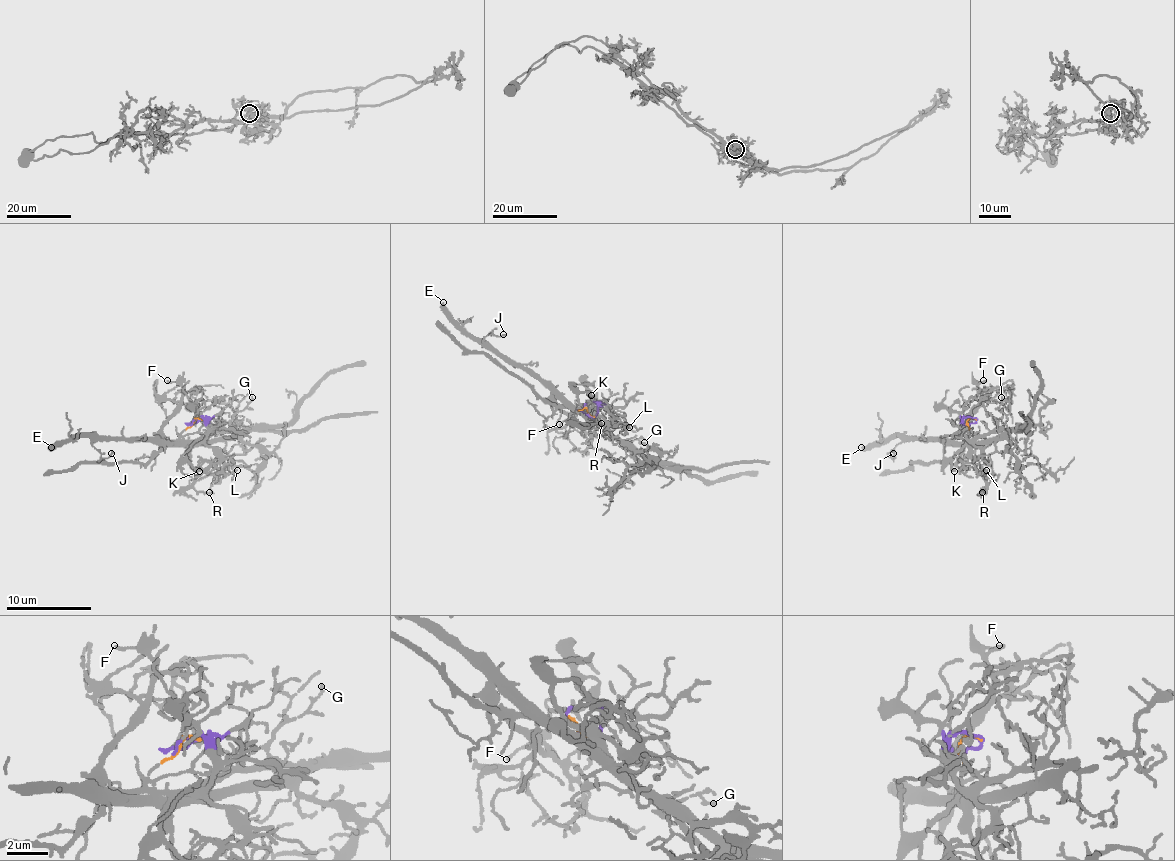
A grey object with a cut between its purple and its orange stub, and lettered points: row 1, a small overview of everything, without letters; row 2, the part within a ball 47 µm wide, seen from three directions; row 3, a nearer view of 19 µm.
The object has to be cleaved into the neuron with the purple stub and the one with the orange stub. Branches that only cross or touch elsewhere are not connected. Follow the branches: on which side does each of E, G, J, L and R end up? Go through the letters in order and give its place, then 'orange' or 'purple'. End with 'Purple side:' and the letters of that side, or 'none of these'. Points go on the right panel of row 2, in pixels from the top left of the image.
E: place (861, 447); orange
G: place (1001, 397); purple
J: place (893, 453); orange
L: place (986, 470); purple
R: place (982, 492); orange
Purple side: G, L

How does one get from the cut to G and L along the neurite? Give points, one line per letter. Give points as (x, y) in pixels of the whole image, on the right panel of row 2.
G: (975, 418), (971, 416), (963, 420), (963, 431), (969, 439), (997, 431), (1005, 418), (999, 410), (1001, 397)
L: (975, 418), (971, 416), (963, 420), (963, 431), (980, 450), (978, 473), (986, 469)

